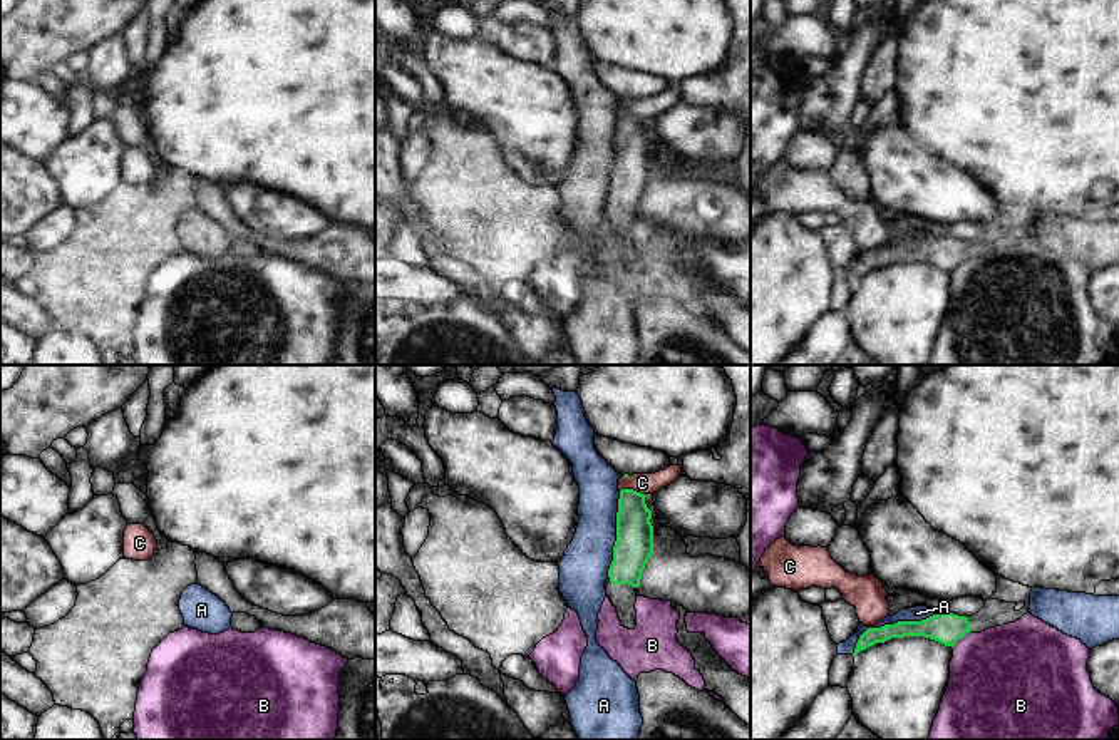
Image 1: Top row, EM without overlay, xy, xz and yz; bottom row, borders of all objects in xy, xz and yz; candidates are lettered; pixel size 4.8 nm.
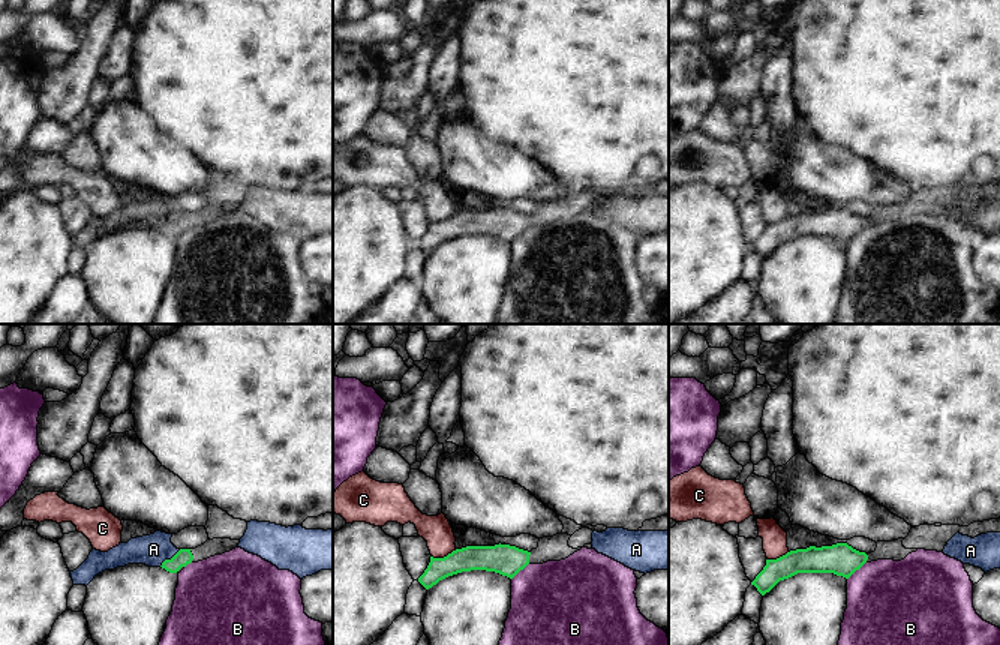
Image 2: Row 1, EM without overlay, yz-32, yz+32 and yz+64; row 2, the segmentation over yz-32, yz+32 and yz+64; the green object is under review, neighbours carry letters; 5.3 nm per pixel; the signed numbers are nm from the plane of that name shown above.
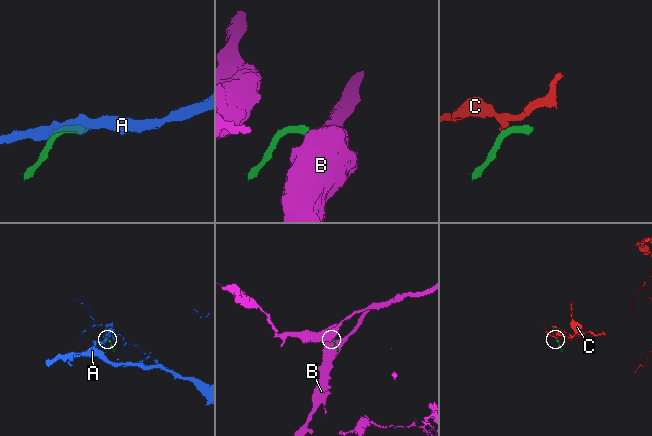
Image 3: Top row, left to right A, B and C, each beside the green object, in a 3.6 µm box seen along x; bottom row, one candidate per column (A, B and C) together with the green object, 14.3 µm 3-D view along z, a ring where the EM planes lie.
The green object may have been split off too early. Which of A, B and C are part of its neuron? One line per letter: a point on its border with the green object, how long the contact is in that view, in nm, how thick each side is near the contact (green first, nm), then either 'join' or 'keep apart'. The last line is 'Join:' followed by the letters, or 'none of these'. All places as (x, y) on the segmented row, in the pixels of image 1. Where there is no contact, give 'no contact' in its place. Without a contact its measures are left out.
A: yz (892, 625) | 480 nm | 140/70 nm | keep apart
B: yz (960, 638) | 120 nm | 160/440 nm | keep apart
C: xz (632, 489) | 120 nm | 180/100 nm | keep apart
Join: none of these

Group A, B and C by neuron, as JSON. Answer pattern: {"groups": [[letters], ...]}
{"groups": [["A"], ["B"], ["C"]]}

